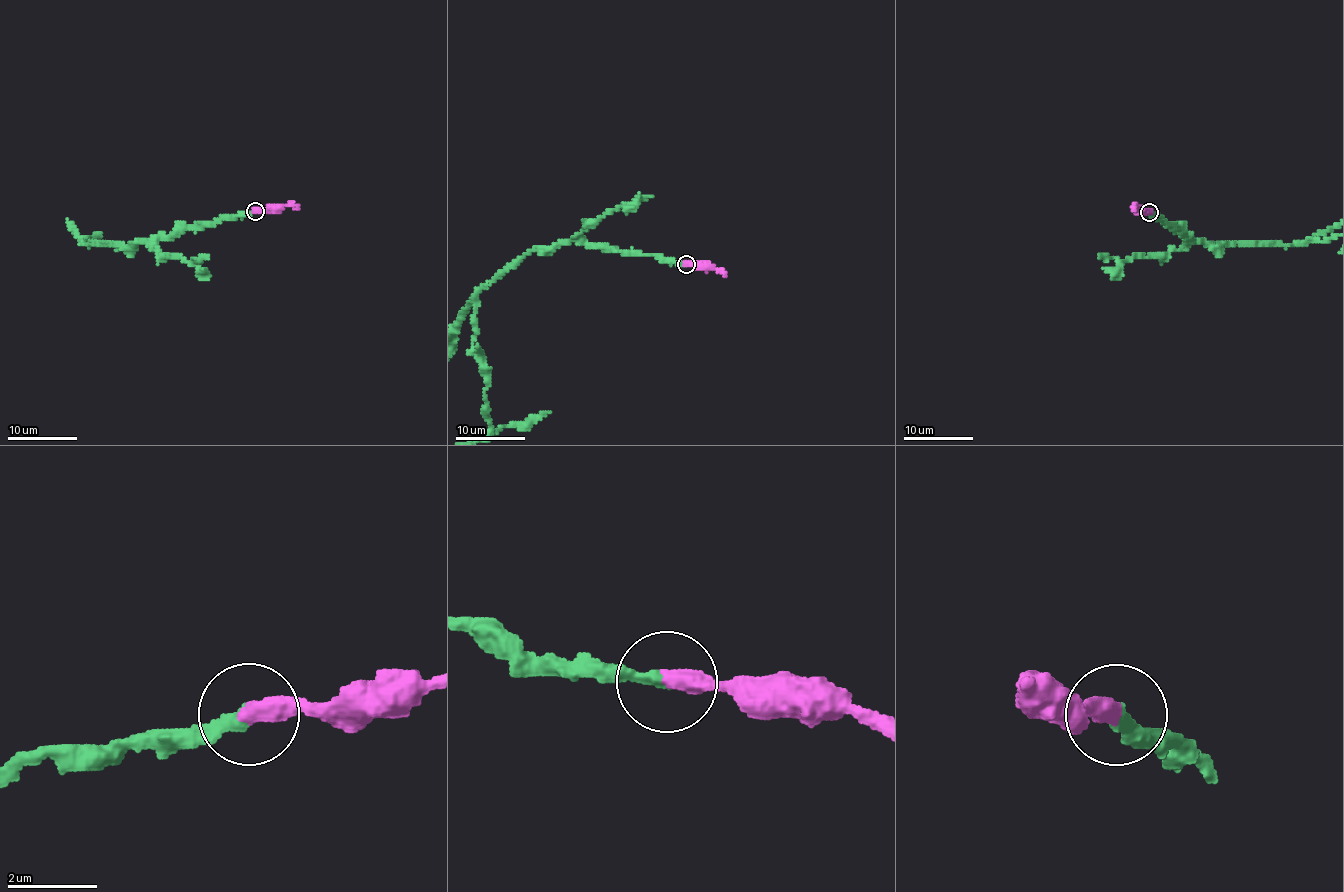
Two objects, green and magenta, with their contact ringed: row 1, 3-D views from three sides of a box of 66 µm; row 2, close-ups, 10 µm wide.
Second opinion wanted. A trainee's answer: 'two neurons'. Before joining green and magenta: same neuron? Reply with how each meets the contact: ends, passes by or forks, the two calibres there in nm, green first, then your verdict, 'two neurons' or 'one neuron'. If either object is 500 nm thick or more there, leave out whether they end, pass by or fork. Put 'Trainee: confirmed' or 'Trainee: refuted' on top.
Trainee: refuted
green ends | magenta ends | 280/440 nm | one neuron

